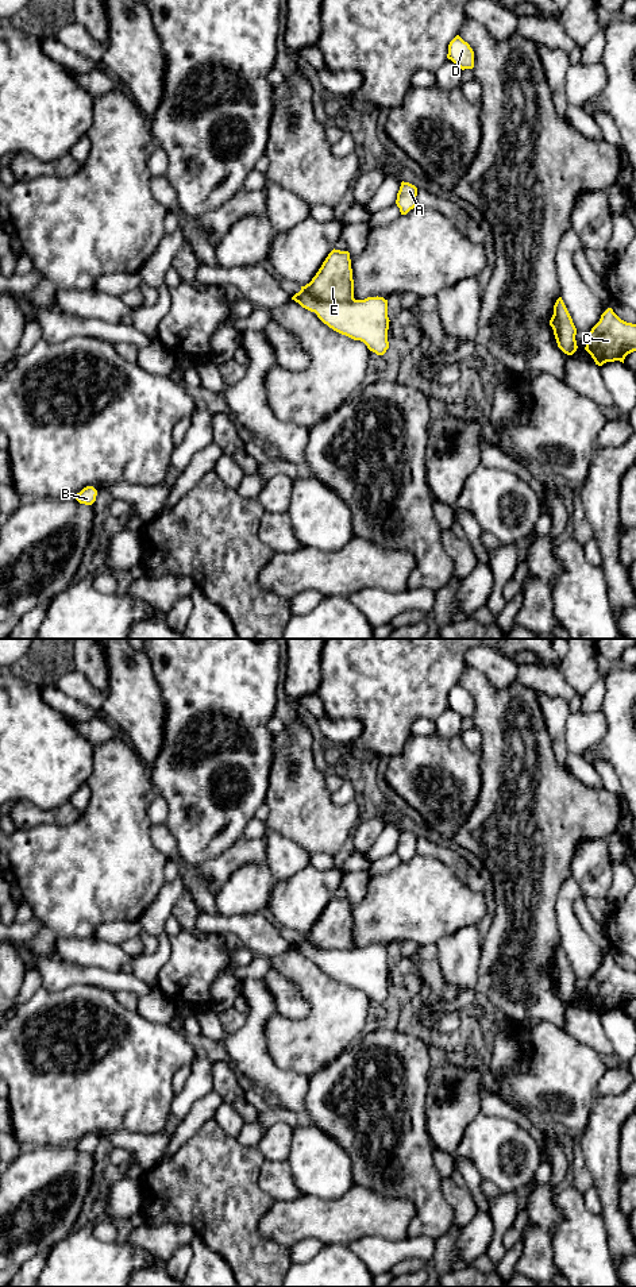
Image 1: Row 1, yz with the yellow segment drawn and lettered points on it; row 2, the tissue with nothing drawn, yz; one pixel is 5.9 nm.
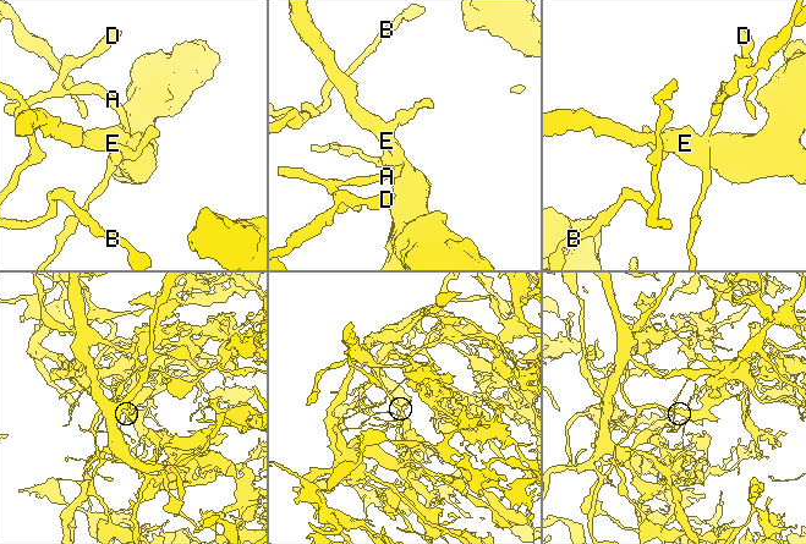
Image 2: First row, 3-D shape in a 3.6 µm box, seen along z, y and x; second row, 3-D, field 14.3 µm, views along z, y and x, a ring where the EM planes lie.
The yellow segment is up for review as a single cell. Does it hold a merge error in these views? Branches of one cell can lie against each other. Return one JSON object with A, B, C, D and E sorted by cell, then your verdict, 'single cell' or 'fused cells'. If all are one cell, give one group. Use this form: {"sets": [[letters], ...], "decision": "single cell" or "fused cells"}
{"sets": [["A", "B", "D"], ["C", "E"]], "decision": "fused cells"}

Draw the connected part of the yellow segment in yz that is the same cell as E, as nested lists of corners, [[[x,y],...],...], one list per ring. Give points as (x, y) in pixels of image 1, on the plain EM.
[[[332,898],[309,932],[301,935],[319,949],[352,949],[354,928],[348,899]]]

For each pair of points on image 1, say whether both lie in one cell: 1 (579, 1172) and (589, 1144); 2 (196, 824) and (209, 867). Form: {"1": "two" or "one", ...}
{"1": "two", "2": "two"}

